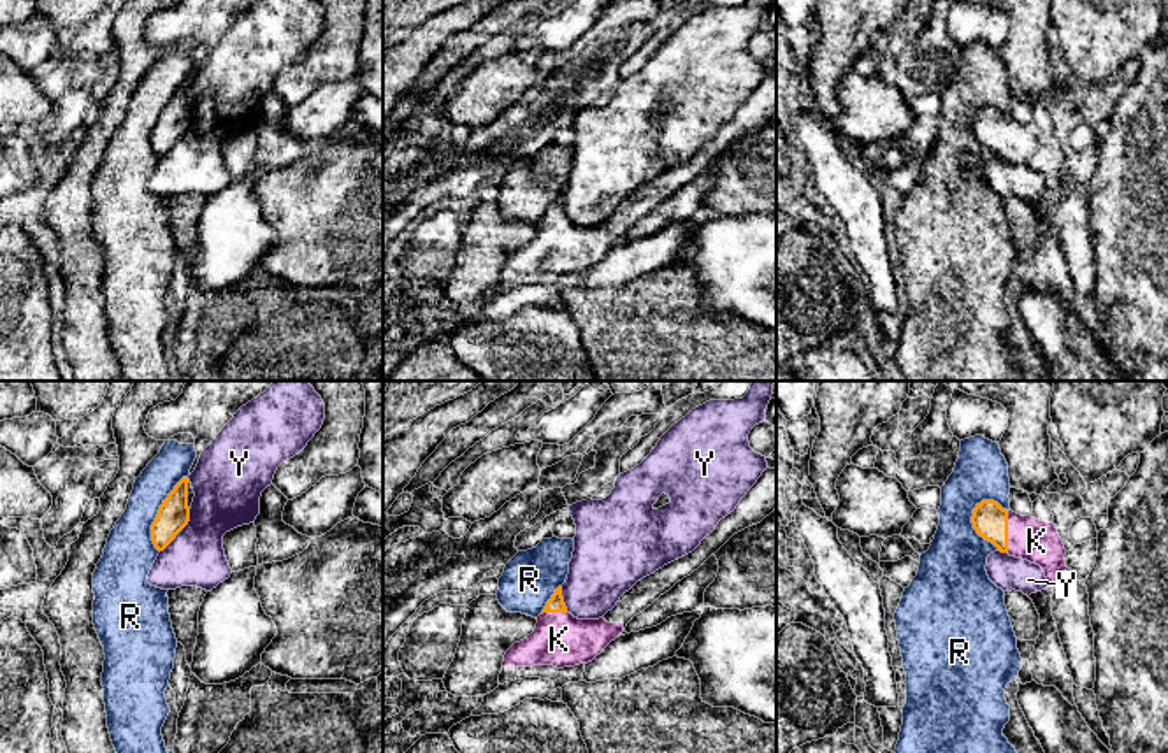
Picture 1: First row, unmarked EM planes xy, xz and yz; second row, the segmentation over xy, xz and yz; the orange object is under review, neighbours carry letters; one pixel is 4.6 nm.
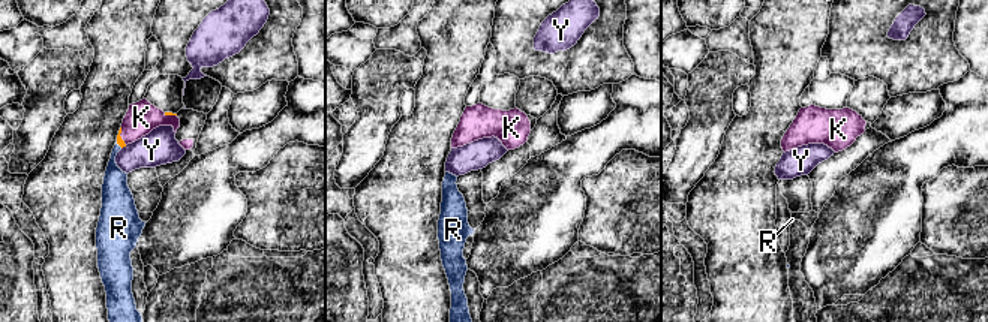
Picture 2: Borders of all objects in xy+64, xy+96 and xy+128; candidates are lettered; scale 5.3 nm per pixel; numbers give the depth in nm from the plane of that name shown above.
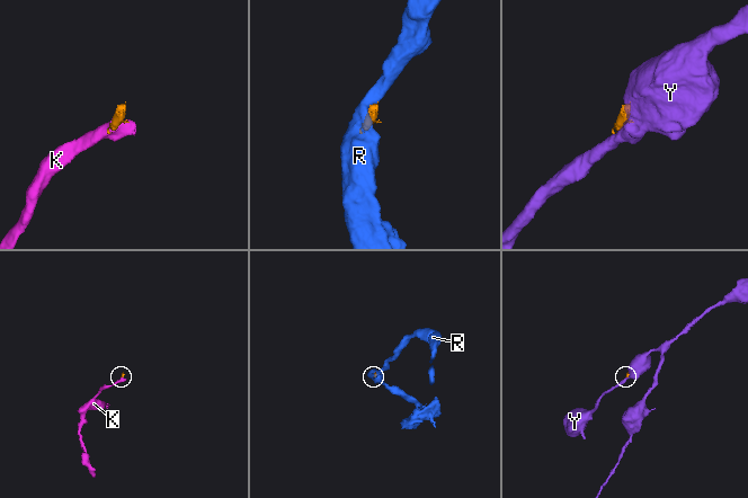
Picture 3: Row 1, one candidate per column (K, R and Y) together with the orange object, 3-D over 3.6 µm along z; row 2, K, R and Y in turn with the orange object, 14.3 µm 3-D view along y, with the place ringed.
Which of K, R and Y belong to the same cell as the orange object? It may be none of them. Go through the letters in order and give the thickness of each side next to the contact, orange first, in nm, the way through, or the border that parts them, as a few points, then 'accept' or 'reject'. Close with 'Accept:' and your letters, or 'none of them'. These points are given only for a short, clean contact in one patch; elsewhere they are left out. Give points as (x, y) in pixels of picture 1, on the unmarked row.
K: 160/190 nm | across yz (989, 127), (1007, 139), (1037, 148) | accept
R: 160/320 nm | reject
Y: 150/280 nm | reject
Accept: K

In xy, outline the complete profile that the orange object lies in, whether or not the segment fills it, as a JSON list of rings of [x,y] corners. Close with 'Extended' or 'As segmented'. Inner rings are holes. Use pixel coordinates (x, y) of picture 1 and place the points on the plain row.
[[[183,84],[174,93],[151,132],[151,147],[158,158],[163,158],[190,128],[188,90],[190,86]]]. As segmented

